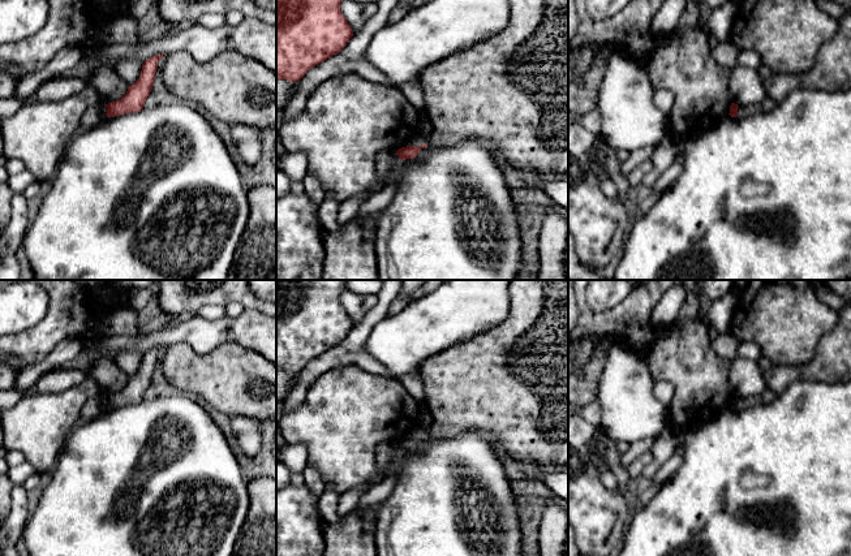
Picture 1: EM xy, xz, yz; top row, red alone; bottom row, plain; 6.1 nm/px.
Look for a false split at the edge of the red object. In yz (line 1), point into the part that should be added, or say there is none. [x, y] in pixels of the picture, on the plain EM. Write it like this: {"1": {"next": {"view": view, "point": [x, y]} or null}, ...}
{"1": {"next": null}}

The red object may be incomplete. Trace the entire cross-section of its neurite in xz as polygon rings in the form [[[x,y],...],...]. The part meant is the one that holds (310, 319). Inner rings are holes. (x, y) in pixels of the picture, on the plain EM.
[[[276,280],[276,371],[300,372],[309,361],[339,345],[353,328],[340,302],[345,280]]]

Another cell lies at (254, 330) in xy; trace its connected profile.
[[[245,309],[237,318],[224,316],[207,320],[198,315],[147,336],[108,336],[85,344],[85,349],[98,349],[102,358],[115,358],[121,352],[145,354],[155,346],[167,348],[182,342],[195,353],[206,354],[224,342],[240,344],[259,353],[276,366],[276,316],[258,309]]]

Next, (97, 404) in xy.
[[[102,393],[90,397],[81,410],[79,422],[85,423],[94,419],[106,409],[106,405],[107,400]]]

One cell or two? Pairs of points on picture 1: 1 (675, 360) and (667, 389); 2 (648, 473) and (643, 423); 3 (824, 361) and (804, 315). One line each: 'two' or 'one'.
1: two
2: two
3: two

